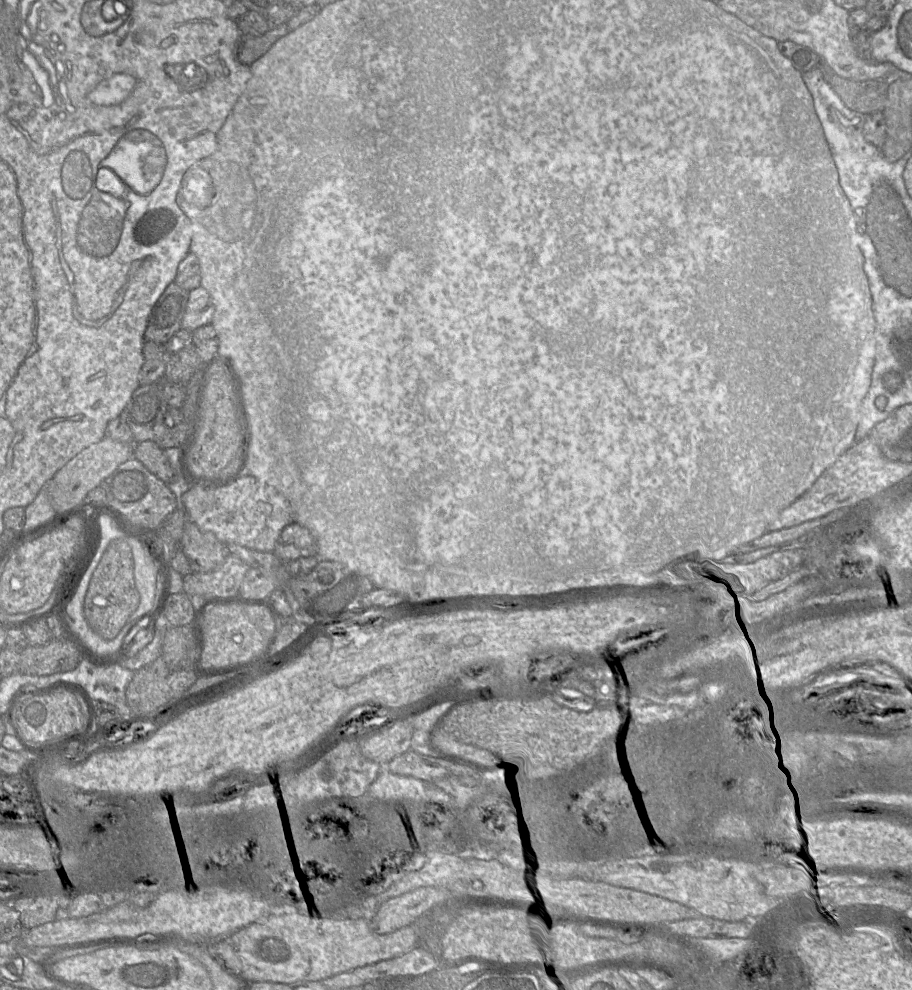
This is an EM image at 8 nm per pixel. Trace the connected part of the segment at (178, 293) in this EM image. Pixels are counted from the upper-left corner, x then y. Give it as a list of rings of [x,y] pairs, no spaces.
[[[175,281],[170,283],[150,313],[145,340],[165,345],[182,328],[189,292]]]

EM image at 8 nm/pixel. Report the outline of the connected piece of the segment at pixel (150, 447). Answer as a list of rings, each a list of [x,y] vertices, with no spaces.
[[[155,441],[134,444],[133,457],[166,484],[173,484],[174,471],[164,450]]]

